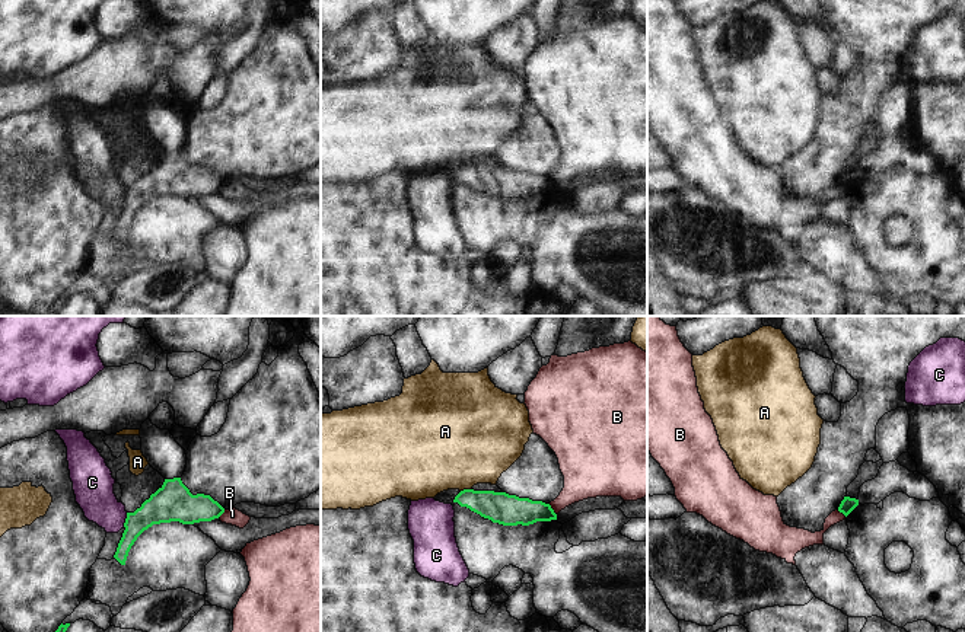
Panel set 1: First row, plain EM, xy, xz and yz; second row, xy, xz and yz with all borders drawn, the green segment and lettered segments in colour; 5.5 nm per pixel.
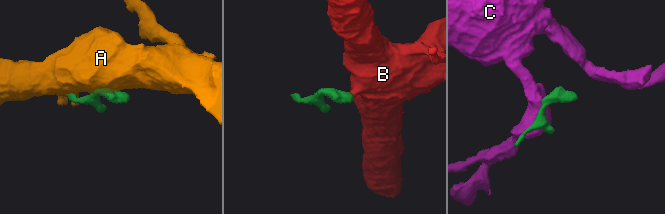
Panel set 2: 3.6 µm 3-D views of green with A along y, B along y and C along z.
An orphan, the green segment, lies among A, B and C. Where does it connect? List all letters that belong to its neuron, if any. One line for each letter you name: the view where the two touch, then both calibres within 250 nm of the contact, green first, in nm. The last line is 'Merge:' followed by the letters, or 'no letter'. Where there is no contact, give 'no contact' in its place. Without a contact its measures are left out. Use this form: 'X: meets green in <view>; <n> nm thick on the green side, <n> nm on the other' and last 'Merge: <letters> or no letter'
Merge: no letter

